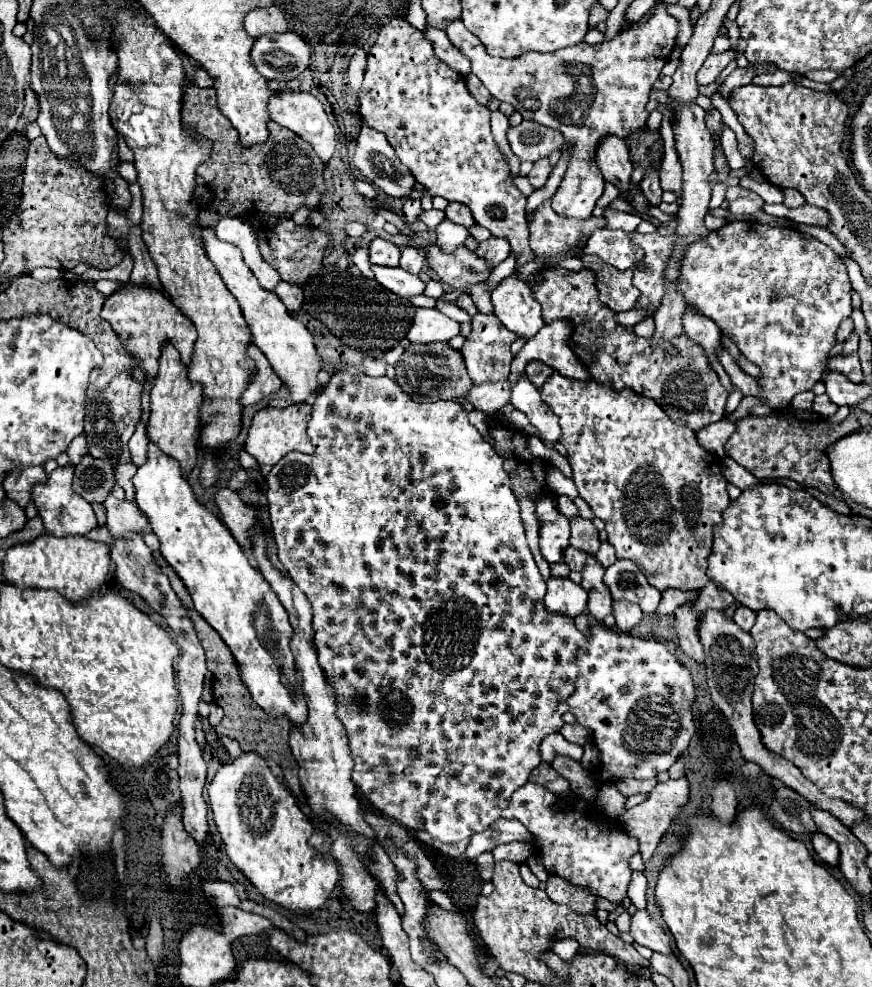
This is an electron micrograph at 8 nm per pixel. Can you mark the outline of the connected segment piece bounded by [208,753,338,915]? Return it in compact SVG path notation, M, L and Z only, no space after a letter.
M244 753L236 761L222 765L208 787L208 803L230 861L240 873L244 873L244 877L258 889L258 893L266 901L286 907L296 915L314 913L326 903L338 883L338 867L334 861L326 861L308 845L314 829L312 821L296 805L292 793L282 783L278 783L262 757L258 757L256 753Z

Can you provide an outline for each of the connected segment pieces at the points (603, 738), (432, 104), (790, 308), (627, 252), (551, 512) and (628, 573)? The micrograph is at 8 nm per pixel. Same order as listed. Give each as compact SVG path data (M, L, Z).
M590 625L590 633L592 637L584 637L580 641L576 655L576 689L572 697L568 697L568 707L578 723L592 729L592 741L600 751L600 763L590 769L594 783L616 783L626 777L652 779L660 771L670 769L670 765L686 751L694 735L694 685L690 671L678 663L666 645L652 637L632 637L630 633L620 633L618 629L604 625Z
M394 17L380 29L378 39L368 53L366 75L358 99L360 117L368 127L386 135L398 159L432 197L440 195L450 203L458 201L468 205L478 225L486 227L494 237L504 237L512 245L512 251L518 253L518 267L532 261L532 249L528 247L528 221L524 217L526 197L512 183L508 161L494 141L490 131L490 111L470 95L464 75L440 61L434 55L432 41L428 41L406 19Z
M730 221L724 227L720 227L718 231L710 231L710 235L706 239L692 243L686 249L686 255L682 259L682 271L680 271L678 287L684 293L688 307L696 309L698 313L704 313L706 317L712 317L712 321L720 327L720 331L724 335L728 335L738 345L740 353L748 361L752 361L754 365L760 367L762 375L758 377L758 385L762 391L758 393L758 399L762 399L764 405L768 405L772 409L780 409L780 407L790 405L790 401L794 399L796 393L812 389L822 379L822 373L824 373L826 363L830 359L830 349L836 345L836 329L838 329L840 321L850 317L850 313L852 313L852 299L850 299L852 287L850 287L850 279L846 275L846 265L838 259L838 255L828 245L824 245L818 239L814 239L806 233L800 233L792 227L770 227L770 225L762 225L756 221Z
M596 229L588 239L584 253L598 255L618 271L634 269L636 257L640 257L640 253L636 253L636 245L632 245L632 237L624 231L612 229Z
M552 495L542 497L536 503L536 515L544 523L540 527L540 549L544 559L552 563L560 563L564 549L568 547L570 539L570 523L568 519L558 511L556 499Z
M628 559L610 565L610 569L604 573L604 583L608 585L614 599L632 601L640 605L644 613L654 613L660 603L660 591L652 589L644 573Z

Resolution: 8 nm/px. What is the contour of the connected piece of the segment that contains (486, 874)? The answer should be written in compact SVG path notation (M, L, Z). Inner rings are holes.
M482 853L480 857L475 859L475 863L480 877L484 881L491 881L495 865L495 859L492 857L492 853Z

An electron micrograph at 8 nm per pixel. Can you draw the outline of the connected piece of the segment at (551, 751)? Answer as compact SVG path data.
M552 733L540 743L540 759L542 759L542 763L552 763L554 757L558 757L558 755L568 755L574 761L580 761L582 753L584 753L584 749L580 745L568 743L560 733Z

